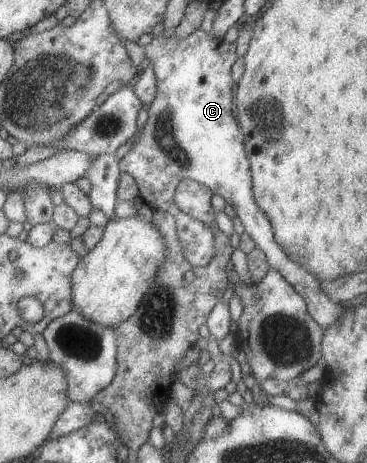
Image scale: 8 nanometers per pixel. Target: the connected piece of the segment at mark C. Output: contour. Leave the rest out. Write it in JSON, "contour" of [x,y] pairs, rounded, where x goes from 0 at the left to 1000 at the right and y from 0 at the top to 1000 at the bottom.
{"contour":[[[537,60],[499,84],[480,84],[471,78],[463,78],[452,84],[441,76],[420,78],[417,82],[411,82],[409,93],[390,99],[390,110],[392,123],[406,127],[414,147],[420,149],[420,164],[425,171],[425,203],[420,216],[411,218],[411,222],[395,233],[401,248],[406,248],[406,257],[398,259],[398,266],[390,272],[390,283],[384,285],[379,298],[373,300],[373,307],[357,317],[357,322],[351,322],[346,330],[341,330],[341,335],[327,341],[327,346],[322,346],[322,363],[330,371],[357,376],[357,382],[362,382],[368,400],[373,402],[379,425],[395,441],[401,441],[411,451],[439,451],[439,456],[455,456],[455,460],[474,473],[477,505],[482,508],[482,518],[490,521],[501,557],[526,577],[561,575],[569,568],[569,562],[575,559],[575,553],[583,544],[583,533],[578,529],[578,523],[583,523],[583,512],[569,490],[559,490],[553,482],[548,482],[548,477],[537,477],[537,473],[515,469],[515,464],[499,460],[499,456],[490,456],[490,451],[474,441],[474,434],[469,430],[474,423],[477,406],[485,402],[485,395],[496,387],[510,384],[559,400],[559,404],[567,404],[580,419],[599,421],[610,430],[610,434],[629,443],[629,447],[638,451],[643,467],[654,473],[654,479],[665,490],[668,503],[673,503],[673,508],[687,514],[687,518],[692,521],[692,529],[717,544],[717,551],[725,555],[730,577],[747,581],[755,590],[760,590],[766,598],[771,598],[777,607],[782,607],[787,616],[796,616],[796,622],[831,648],[839,680],[850,685],[850,691],[858,693],[861,700],[869,700],[869,706],[875,711],[888,713],[894,704],[905,700],[905,695],[916,695],[937,678],[937,672],[943,667],[935,665],[935,659],[926,659],[924,652],[907,652],[886,637],[880,611],[866,609],[858,603],[856,594],[837,590],[801,564],[785,559],[779,546],[771,546],[771,540],[749,525],[741,490],[733,482],[733,475],[728,473],[728,467],[706,451],[706,447],[700,447],[700,441],[695,438],[695,432],[687,423],[687,382],[681,376],[678,346],[673,343],[665,324],[662,289],[657,287],[657,276],[643,263],[640,244],[635,238],[635,197],[640,190],[640,181],[635,179],[635,171],[629,168],[627,149],[629,140],[640,136],[640,130],[649,123],[649,119],[640,117],[640,91],[627,91],[619,95],[608,91],[605,82],[594,82],[591,78],[580,76],[580,71],[567,73],[553,69],[553,65],[548,65],[545,60]]]}

